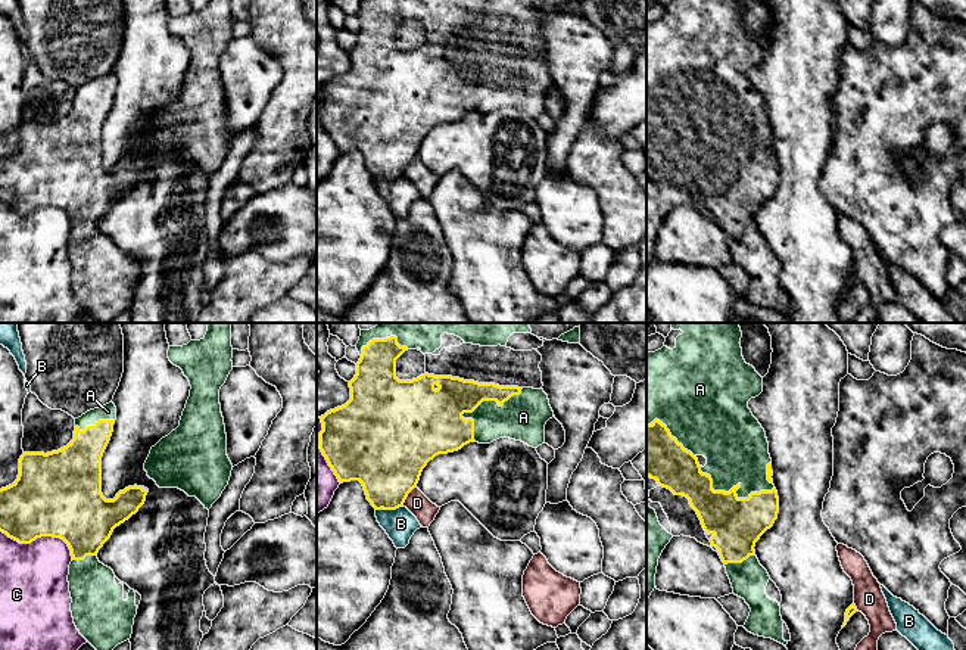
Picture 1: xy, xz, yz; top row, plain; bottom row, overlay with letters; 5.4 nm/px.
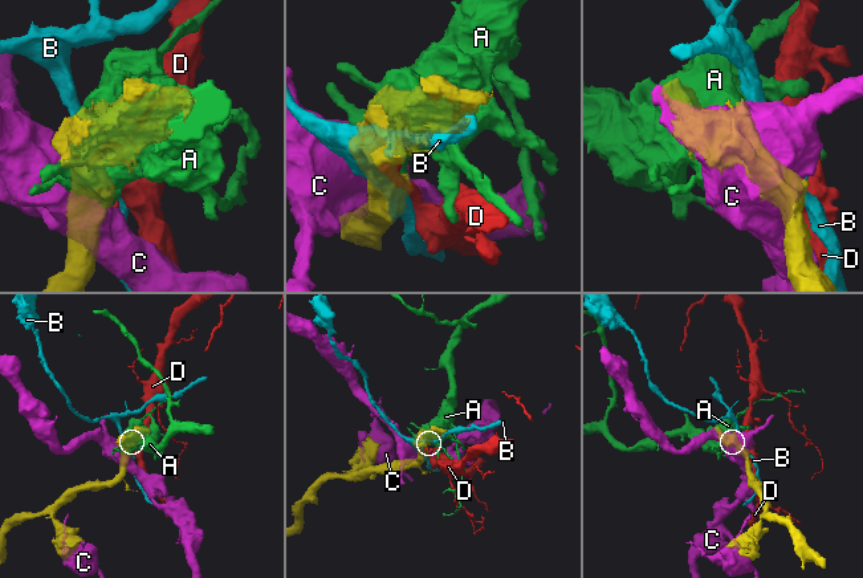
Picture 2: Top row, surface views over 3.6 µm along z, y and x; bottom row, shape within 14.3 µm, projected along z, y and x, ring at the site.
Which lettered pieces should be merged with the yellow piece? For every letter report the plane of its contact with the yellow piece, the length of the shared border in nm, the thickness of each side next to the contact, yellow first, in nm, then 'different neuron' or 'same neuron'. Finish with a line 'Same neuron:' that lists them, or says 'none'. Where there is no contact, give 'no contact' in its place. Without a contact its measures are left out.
A: contact in yz; length 420 nm; calibres 280 and 360 nm; same neuron
B: contact in xz; length 160 nm; calibres 360 and 170 nm; different neuron
C: contact in xy; length 420 nm; calibres 460 and 360 nm; different neuron
D: contact in xz; length 130 nm; calibres 420 and 120 nm; different neuron
Same neuron: A

